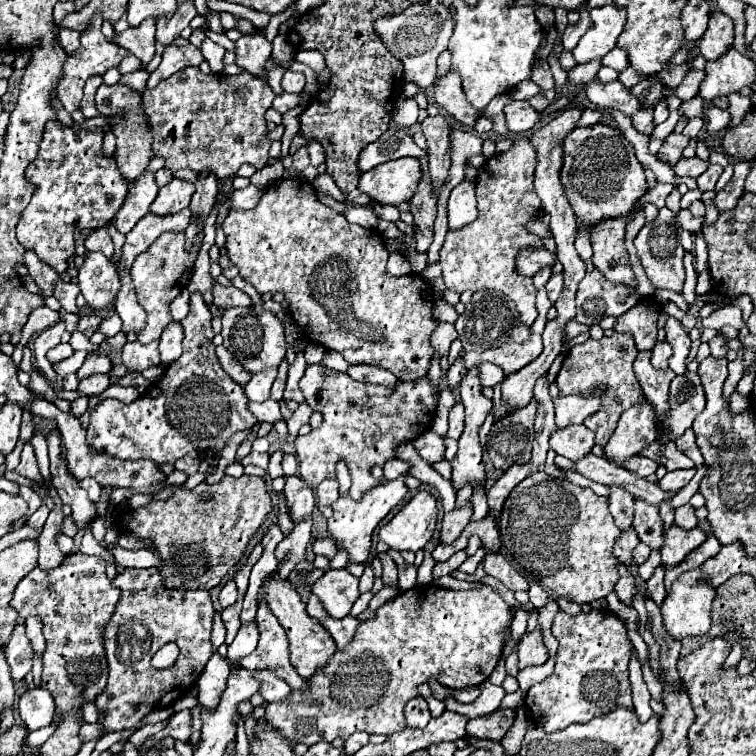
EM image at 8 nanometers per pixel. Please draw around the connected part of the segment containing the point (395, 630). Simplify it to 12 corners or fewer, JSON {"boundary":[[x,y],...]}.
{"boundary":[[415,585],[309,691],[267,705],[293,743],[393,735],[435,677],[493,673],[511,607]]}

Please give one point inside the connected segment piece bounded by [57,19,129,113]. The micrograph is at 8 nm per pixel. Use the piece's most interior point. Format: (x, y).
(96, 54)

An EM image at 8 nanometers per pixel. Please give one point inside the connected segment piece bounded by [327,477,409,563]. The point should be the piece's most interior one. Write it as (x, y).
(351, 524)

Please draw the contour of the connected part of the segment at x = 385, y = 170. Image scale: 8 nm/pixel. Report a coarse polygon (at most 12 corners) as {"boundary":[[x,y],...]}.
{"boundary":[[419,159],[365,171],[359,189],[381,205],[413,197]]}

